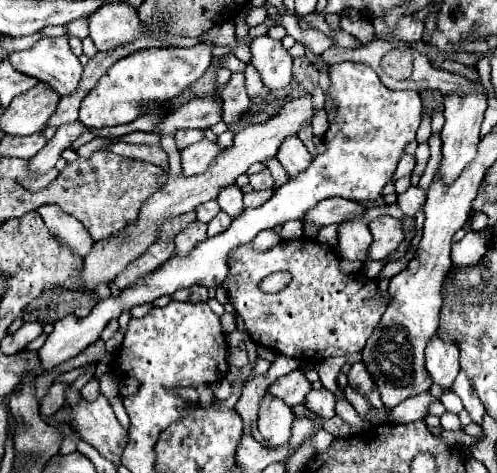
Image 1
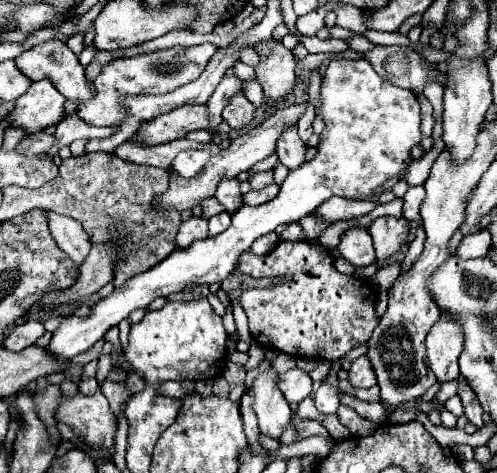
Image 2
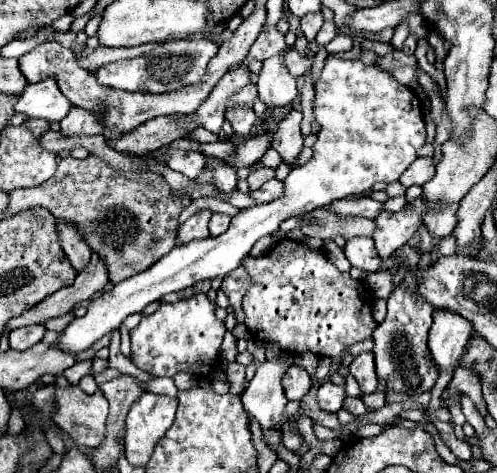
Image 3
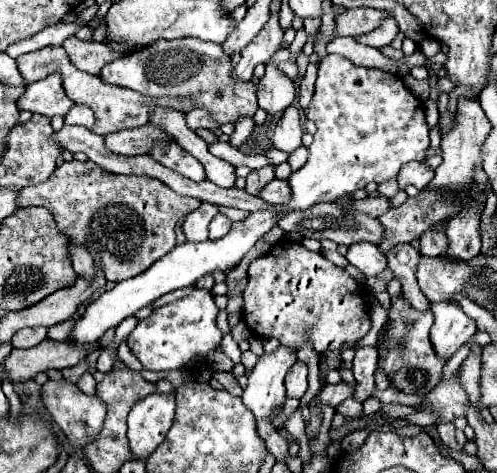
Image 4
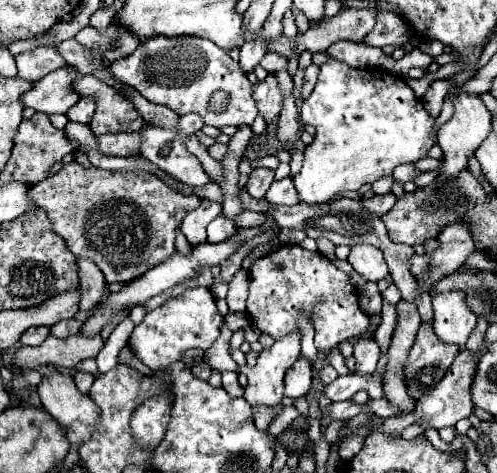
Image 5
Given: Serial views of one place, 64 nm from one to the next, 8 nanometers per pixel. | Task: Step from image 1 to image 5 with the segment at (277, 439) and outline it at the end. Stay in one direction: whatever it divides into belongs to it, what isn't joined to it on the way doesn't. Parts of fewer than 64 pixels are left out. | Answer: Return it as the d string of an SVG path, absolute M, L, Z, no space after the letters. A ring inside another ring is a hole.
M300 334L276 340L272 348L264 348L254 368L248 370L246 402L254 406L278 406L284 398L284 374L300 358Z

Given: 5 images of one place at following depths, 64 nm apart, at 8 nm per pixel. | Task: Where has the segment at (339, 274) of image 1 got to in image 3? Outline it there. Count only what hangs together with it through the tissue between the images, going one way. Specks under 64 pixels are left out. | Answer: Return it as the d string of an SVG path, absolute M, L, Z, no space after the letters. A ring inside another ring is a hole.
M280 240L268 254L264 256L246 256L242 266L254 280L254 284L244 294L242 306L246 312L246 328L260 342L276 342L282 352L302 354L312 352L316 356L338 358L352 344L362 342L372 336L378 326L372 316L372 298L364 294L366 286L354 280L348 272L340 272L324 254L324 250L312 250L302 242Z

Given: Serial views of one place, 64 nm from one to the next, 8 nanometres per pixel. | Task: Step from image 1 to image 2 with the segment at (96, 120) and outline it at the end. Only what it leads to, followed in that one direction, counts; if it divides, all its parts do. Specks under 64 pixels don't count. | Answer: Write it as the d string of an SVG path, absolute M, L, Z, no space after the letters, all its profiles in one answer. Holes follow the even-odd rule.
M200 44L200 46L190 46L190 48L174 46L170 50L156 50L156 52L132 56L132 58L118 58L112 64L102 68L100 76L94 80L92 100L82 102L78 106L78 116L90 126L118 126L124 120L124 116L118 116L118 96L168 94L196 80L204 72L214 52L216 52L214 44Z

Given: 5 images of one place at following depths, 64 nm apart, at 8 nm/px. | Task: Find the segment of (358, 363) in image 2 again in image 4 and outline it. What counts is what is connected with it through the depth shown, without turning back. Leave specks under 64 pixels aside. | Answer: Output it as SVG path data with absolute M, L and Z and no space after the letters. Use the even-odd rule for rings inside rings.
M358 348L352 362L352 372L357 382L353 397L363 403L374 390L374 372L378 364L376 348Z

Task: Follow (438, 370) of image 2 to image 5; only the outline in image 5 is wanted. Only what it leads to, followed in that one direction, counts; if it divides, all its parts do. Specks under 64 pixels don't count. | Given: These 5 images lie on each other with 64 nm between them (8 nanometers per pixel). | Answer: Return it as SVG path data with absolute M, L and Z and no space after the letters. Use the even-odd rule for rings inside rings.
M450 292L448 296L434 296L434 334L444 344L464 346L476 326L476 316L468 312L464 296Z

